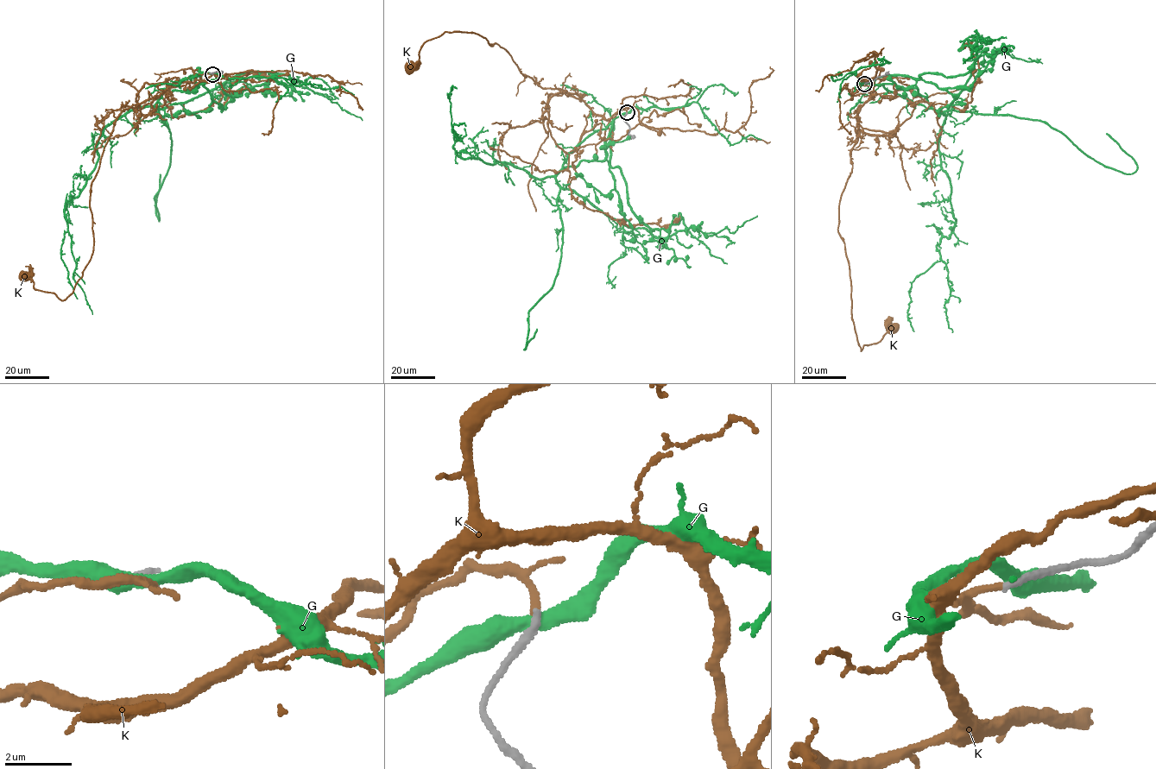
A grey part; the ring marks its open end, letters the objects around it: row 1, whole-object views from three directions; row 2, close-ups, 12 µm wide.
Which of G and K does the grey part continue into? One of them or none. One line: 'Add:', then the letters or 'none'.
Add: none

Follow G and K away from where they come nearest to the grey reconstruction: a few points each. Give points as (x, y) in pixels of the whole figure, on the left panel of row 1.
G: (211, 73), (175, 81), (158, 102), (104, 129), (96, 167), (64, 211), (61, 258), (78, 299)
K: (212, 74), (176, 82), (120, 113), (92, 182), (93, 250), (73, 290), (61, 299), (34, 288), (24, 275)

